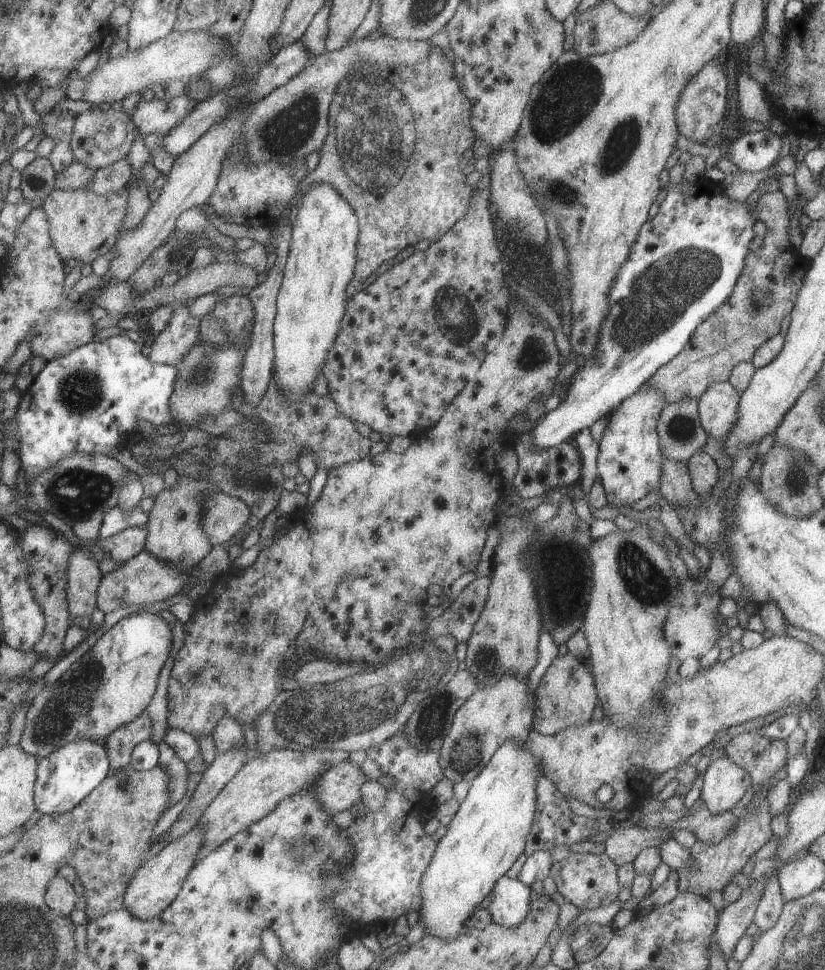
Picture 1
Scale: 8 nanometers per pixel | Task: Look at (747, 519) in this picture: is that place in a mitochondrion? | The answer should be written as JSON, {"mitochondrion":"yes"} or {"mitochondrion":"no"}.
{"mitochondrion":"no"}

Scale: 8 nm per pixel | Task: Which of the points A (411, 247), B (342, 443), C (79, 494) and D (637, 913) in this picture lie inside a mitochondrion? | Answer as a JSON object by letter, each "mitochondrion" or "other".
{"A":"other","B":"other","C":"mitochondrion","D":"other"}

